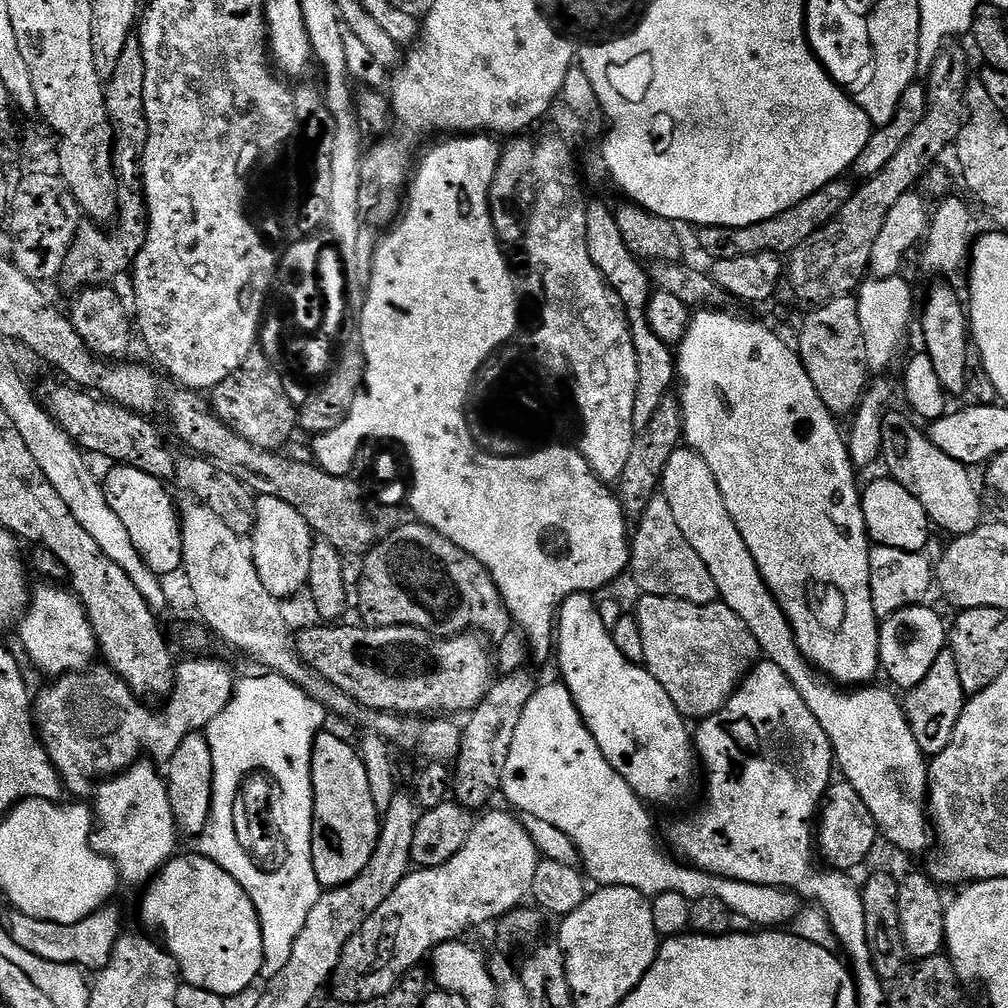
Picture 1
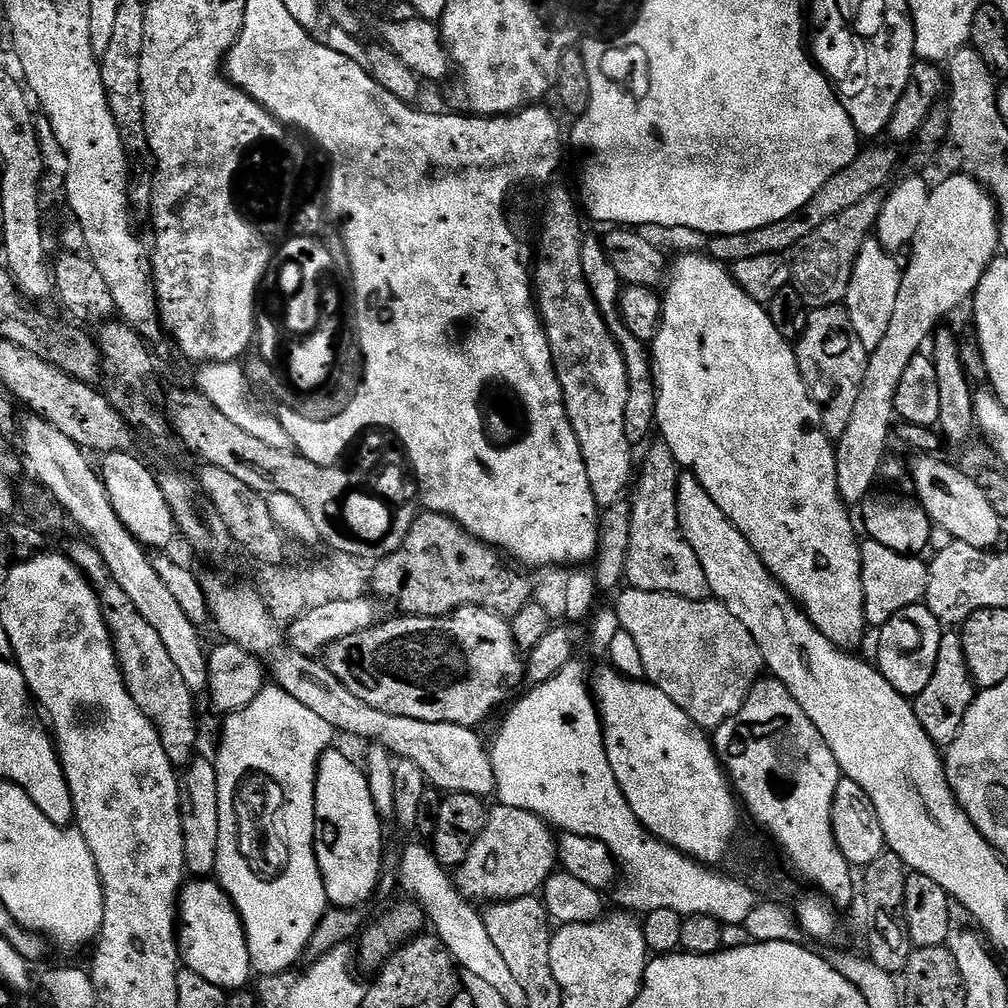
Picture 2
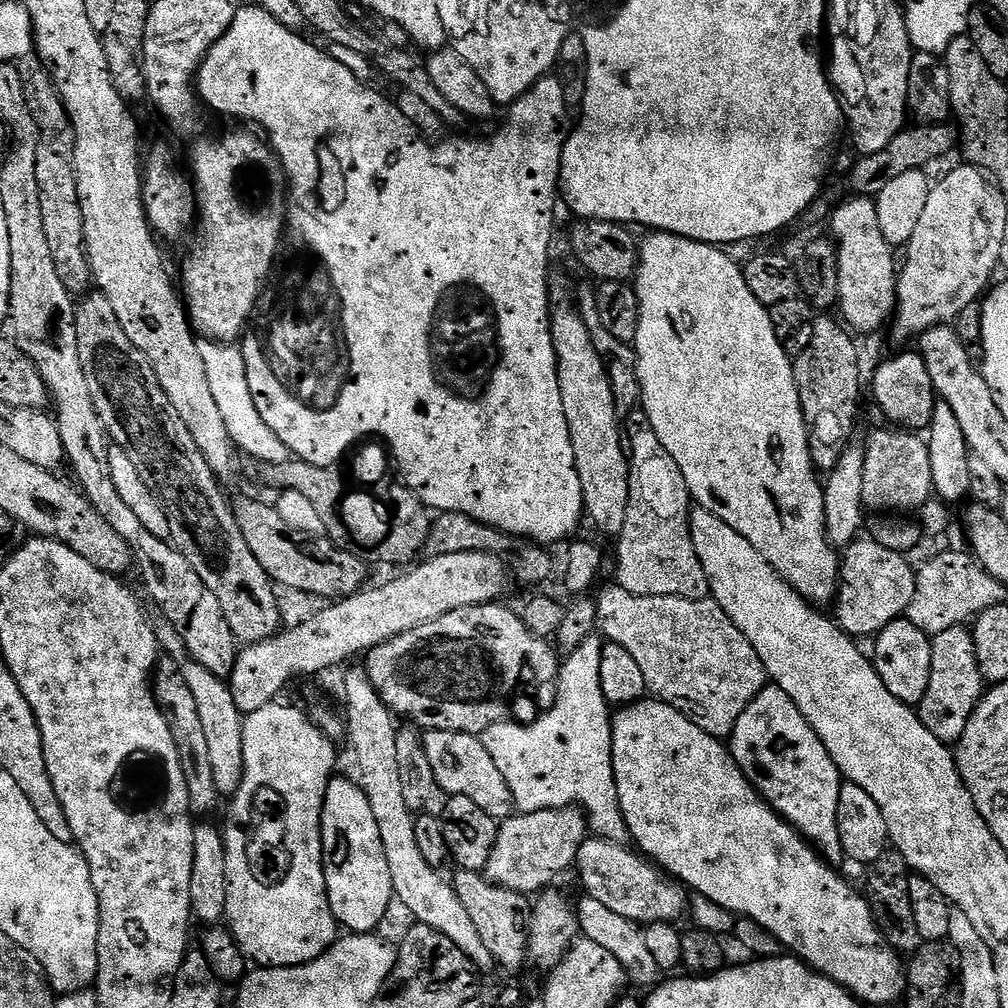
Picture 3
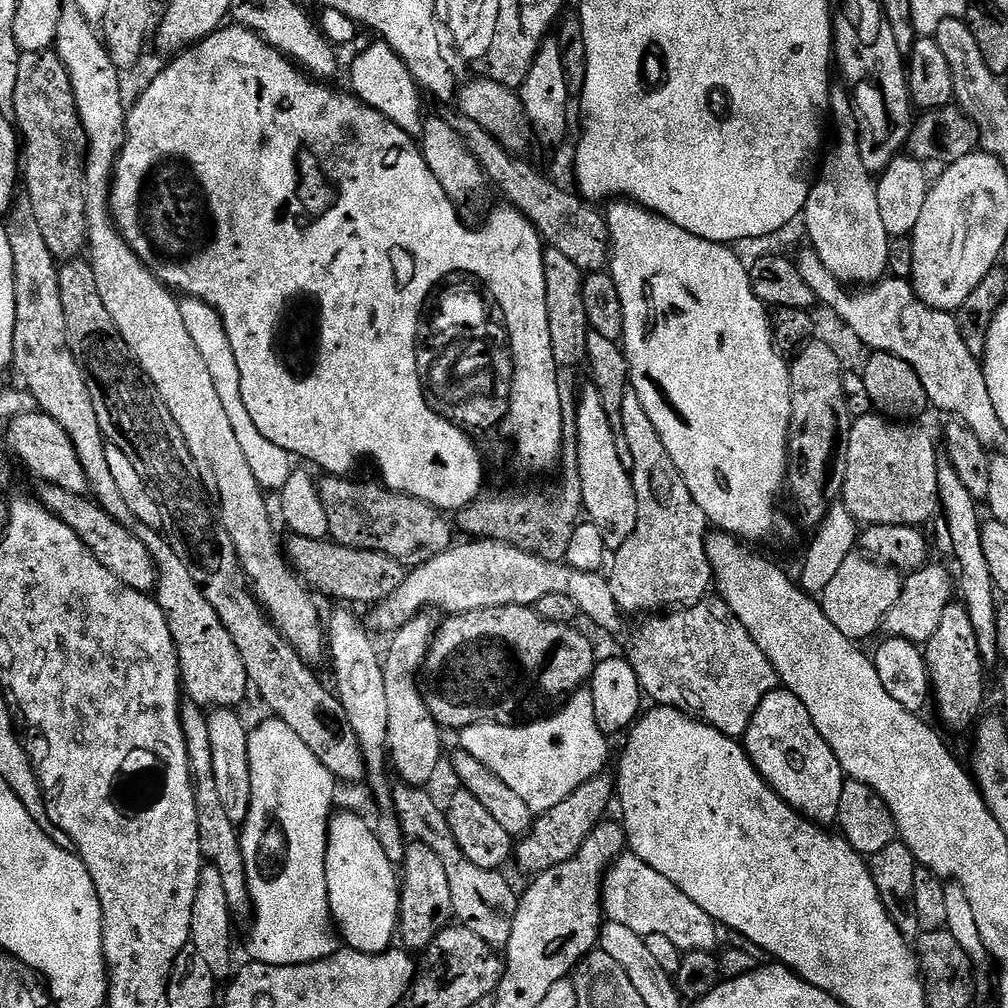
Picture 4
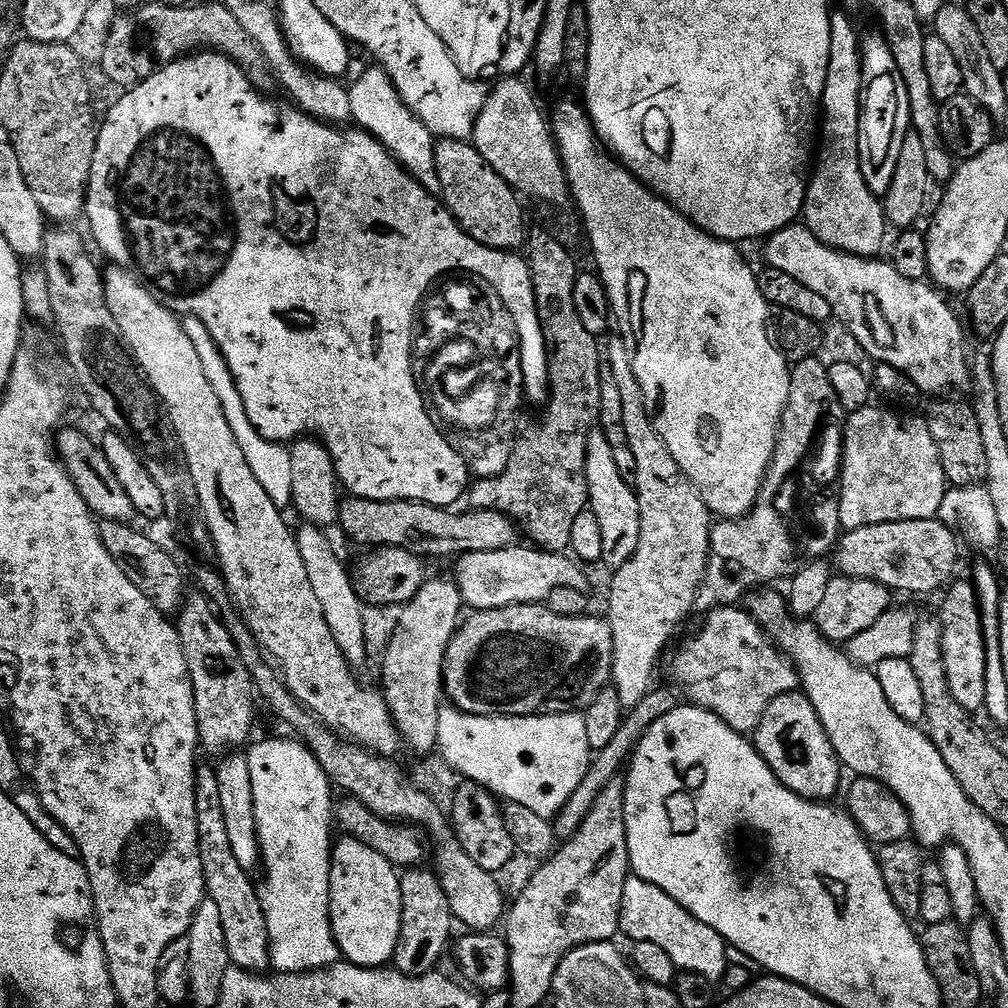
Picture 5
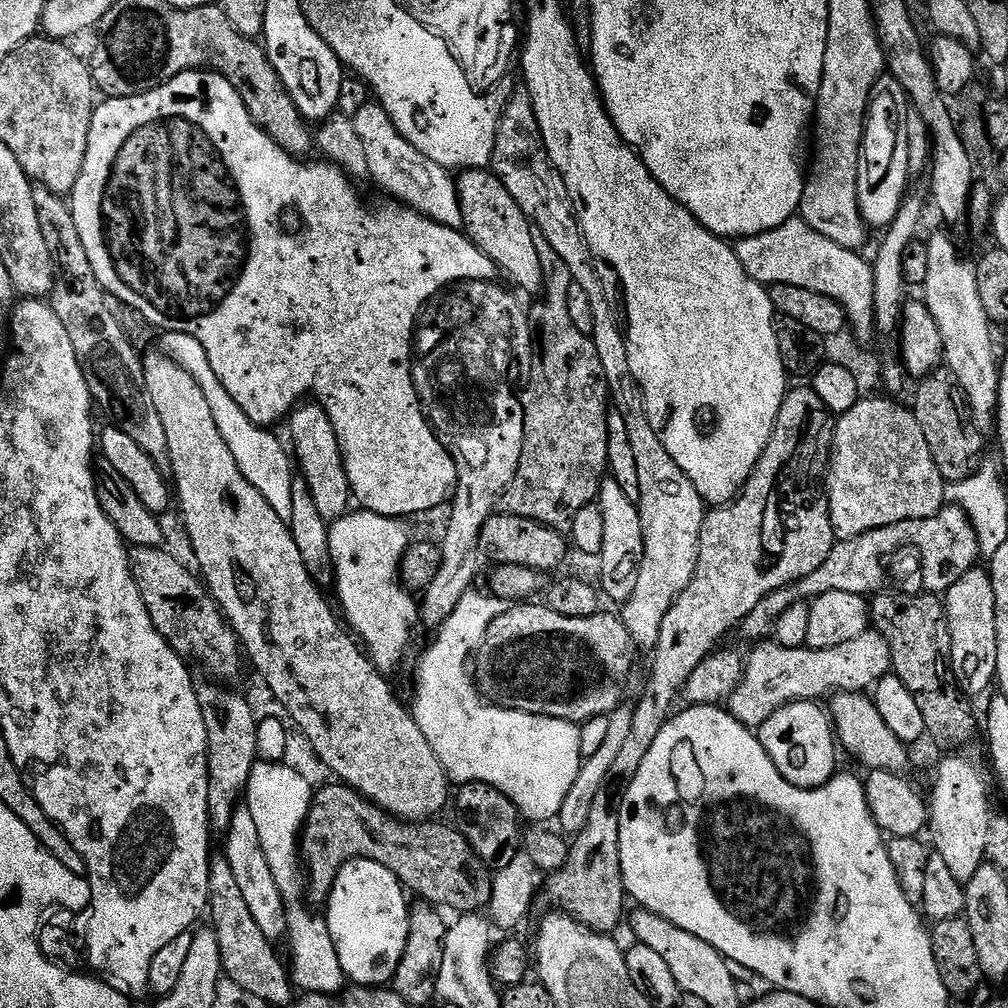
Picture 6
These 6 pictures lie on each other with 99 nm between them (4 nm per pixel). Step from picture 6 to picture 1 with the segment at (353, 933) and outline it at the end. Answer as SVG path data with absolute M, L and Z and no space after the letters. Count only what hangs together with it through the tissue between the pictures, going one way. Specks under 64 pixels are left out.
M325 730L316 735L316 741L312 743L312 797L314 798L314 814L312 815L312 861L314 862L314 874L318 878L321 889L337 888L362 874L366 870L366 862L374 854L376 844L380 841L381 817L374 806L374 798L370 798L370 782L366 782L366 766L362 762L360 753L355 743L347 744L340 736L335 736L331 730Z

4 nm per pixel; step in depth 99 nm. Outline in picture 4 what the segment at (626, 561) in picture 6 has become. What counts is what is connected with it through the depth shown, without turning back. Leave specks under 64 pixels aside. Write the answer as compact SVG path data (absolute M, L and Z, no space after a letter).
M585 387L576 401L576 449L578 470L582 482L583 511L587 519L602 534L602 542L610 550L620 548L638 522L638 498L632 485L632 473L622 466L618 450L622 447L618 434L610 426L606 406L602 406L602 394L596 388Z

